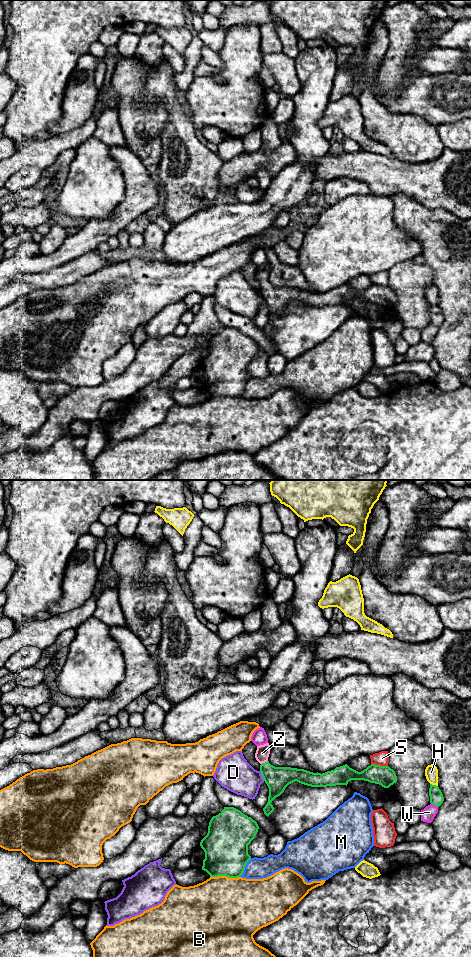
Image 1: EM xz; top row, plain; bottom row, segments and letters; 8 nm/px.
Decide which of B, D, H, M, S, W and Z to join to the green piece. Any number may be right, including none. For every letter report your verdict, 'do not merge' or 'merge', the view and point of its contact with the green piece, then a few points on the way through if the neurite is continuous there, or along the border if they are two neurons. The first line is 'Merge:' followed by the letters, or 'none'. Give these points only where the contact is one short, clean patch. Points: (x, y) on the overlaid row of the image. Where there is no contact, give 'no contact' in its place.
Merge: Z
B: do not merge; contact xz (225, 875)
D: do not merge; contact xz (262, 776)
H: do not merge; contact xz (434, 785)
M: do not merge; contact xz (244, 867)
S: do not merge; contact xz (379, 765)
W: do not merge; contact xz (434, 804)
Z: merge; contact xz (265, 762); way xz (277, 779), (265, 767), (265, 762), (262, 758), (262, 753)

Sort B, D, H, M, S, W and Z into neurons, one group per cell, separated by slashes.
B M / D / H / S / W / Z

